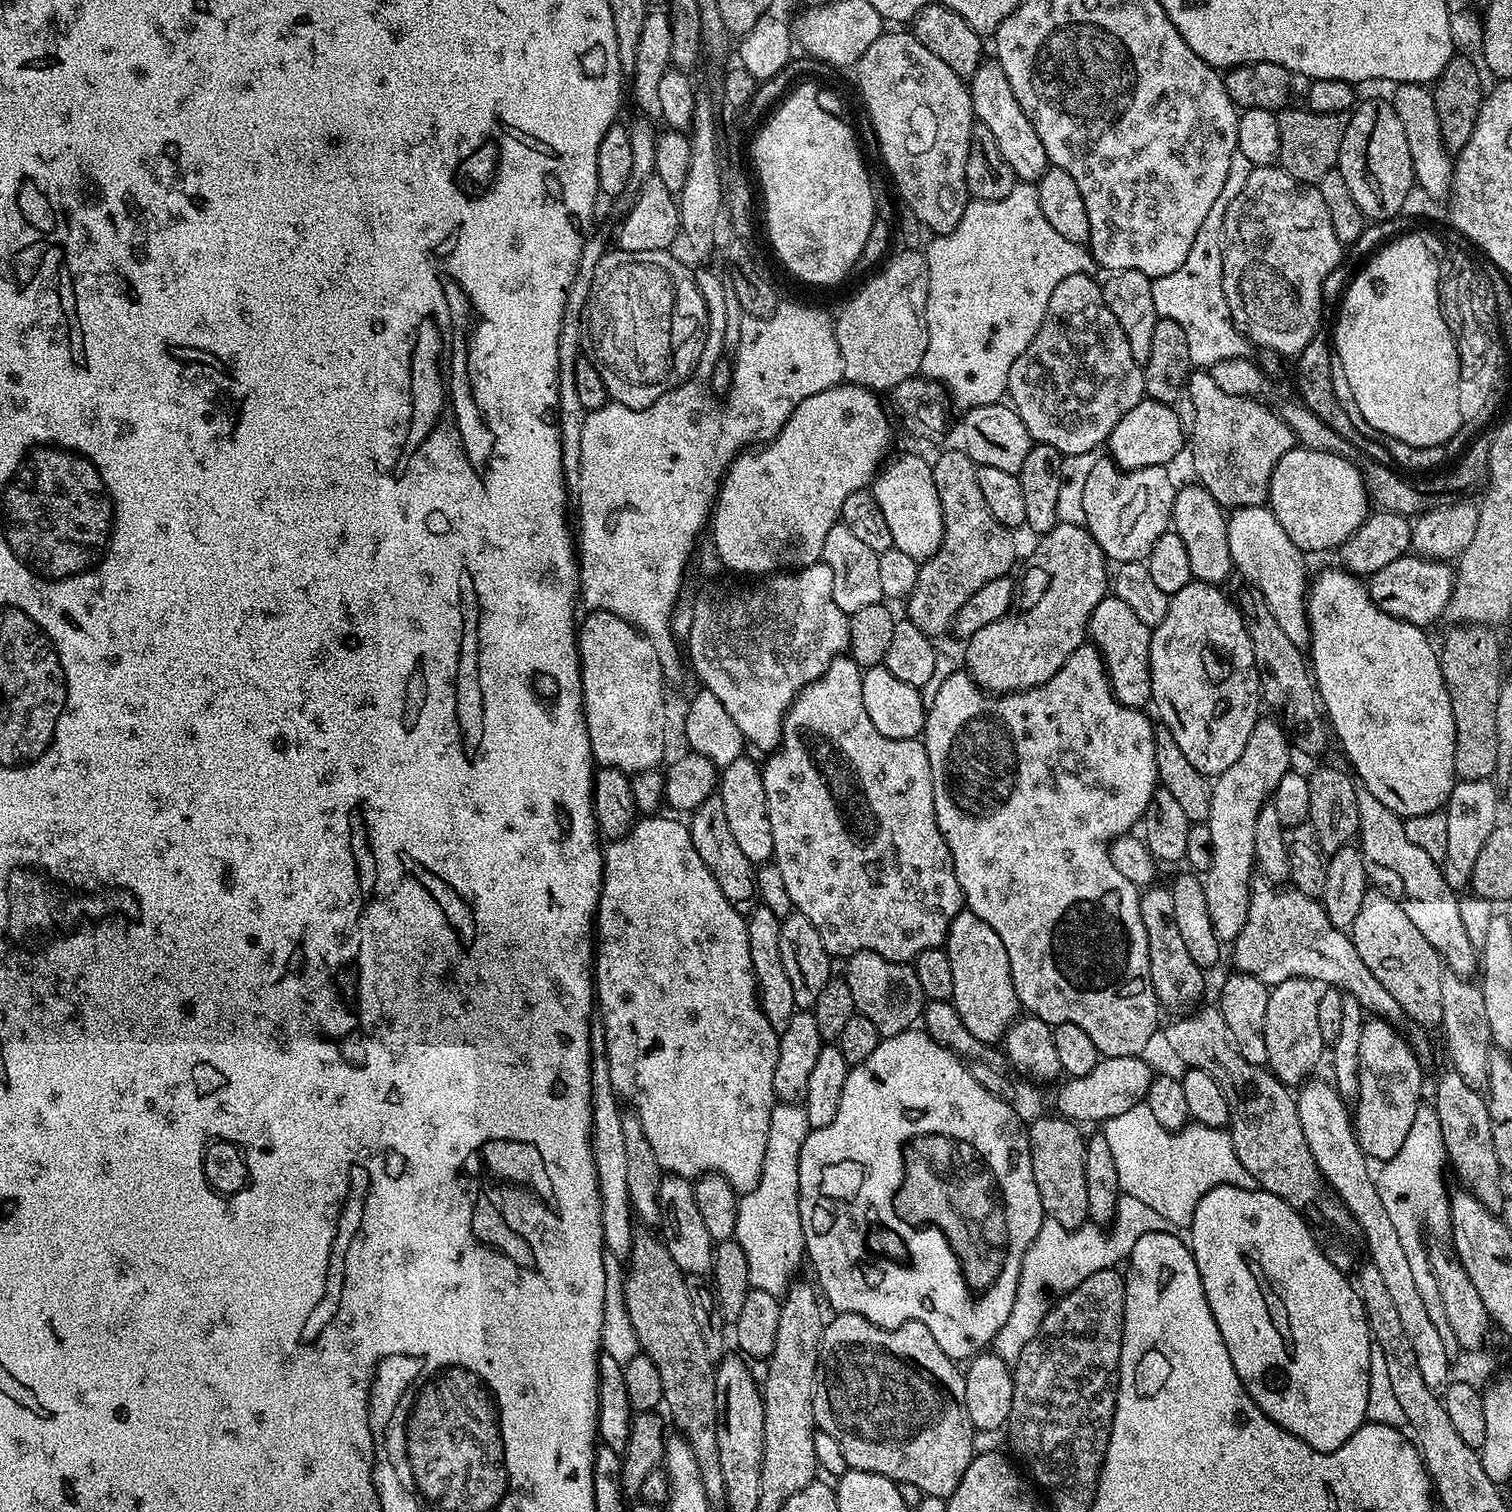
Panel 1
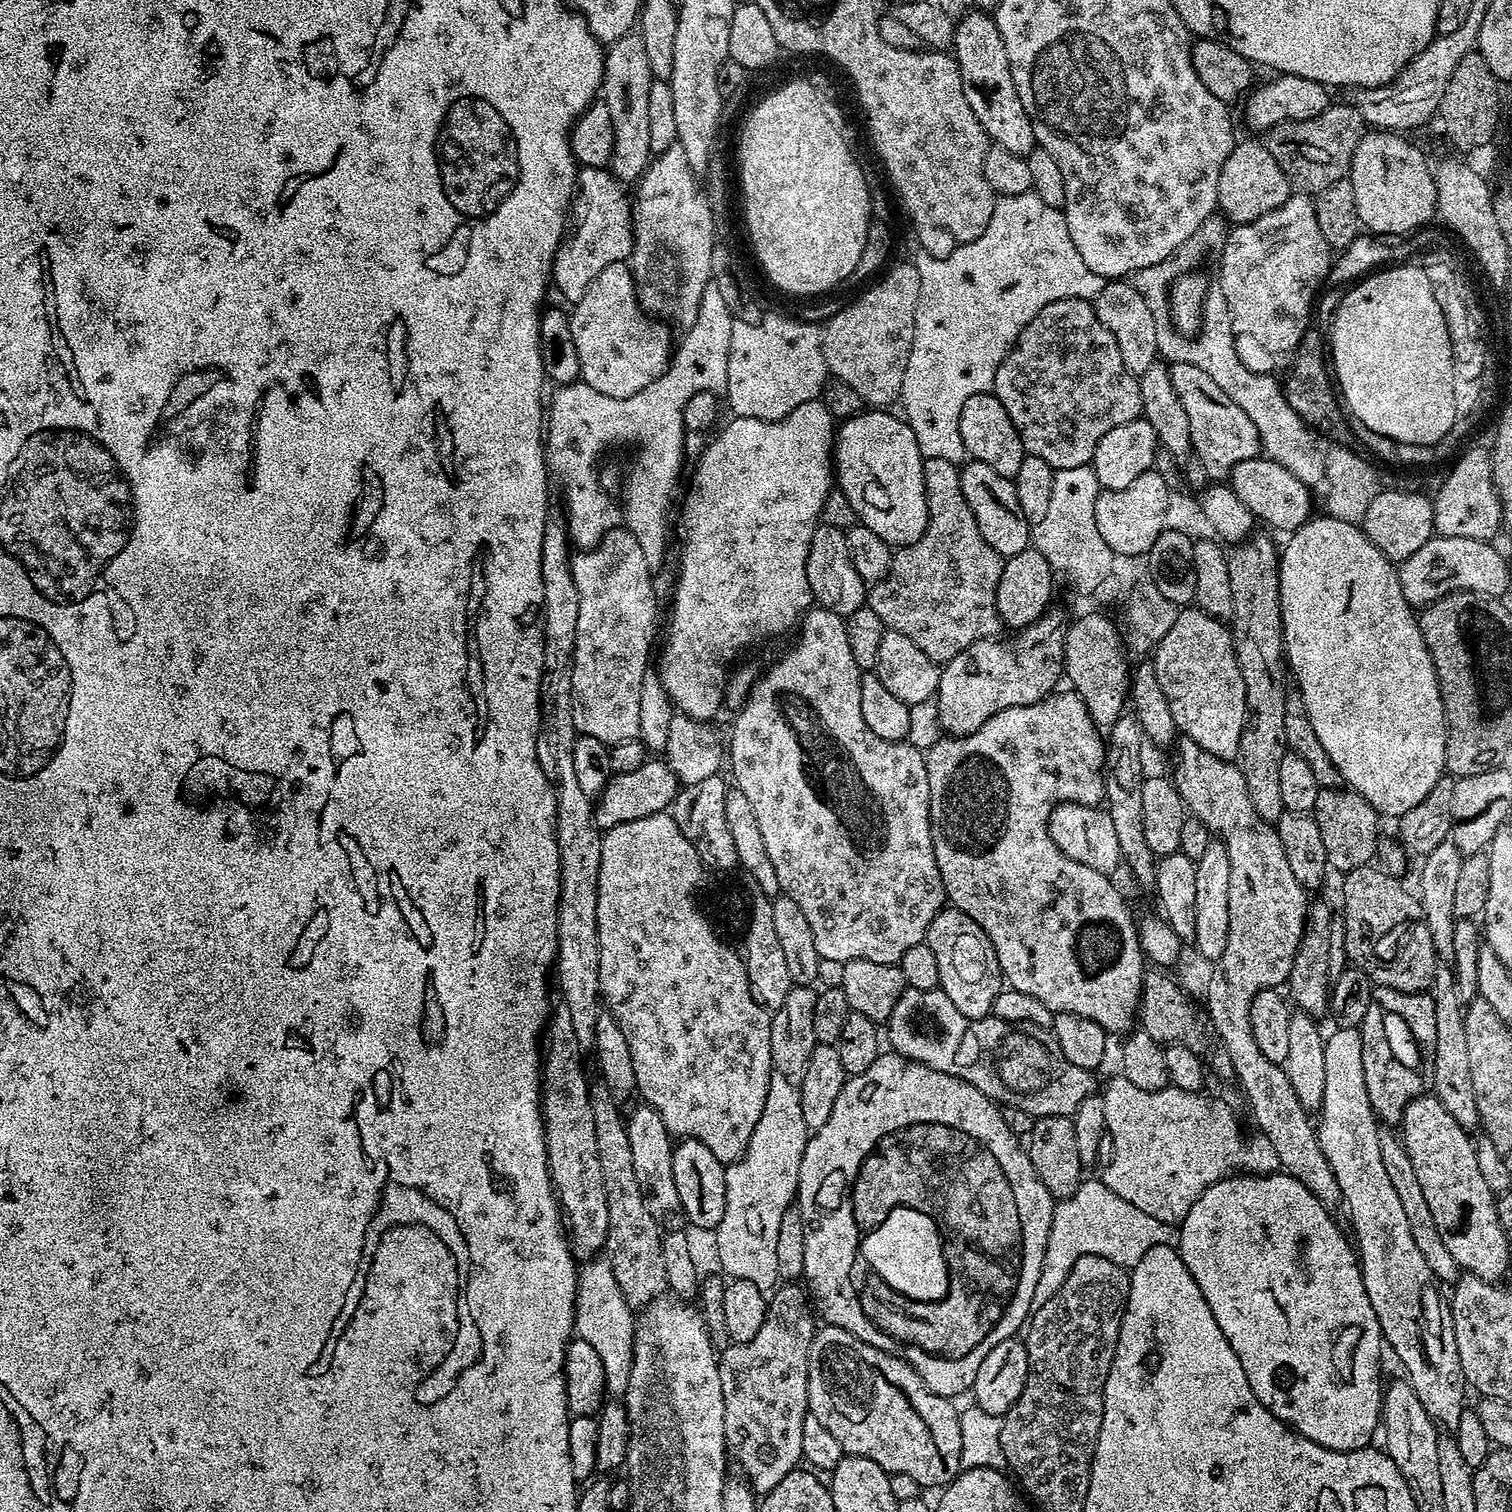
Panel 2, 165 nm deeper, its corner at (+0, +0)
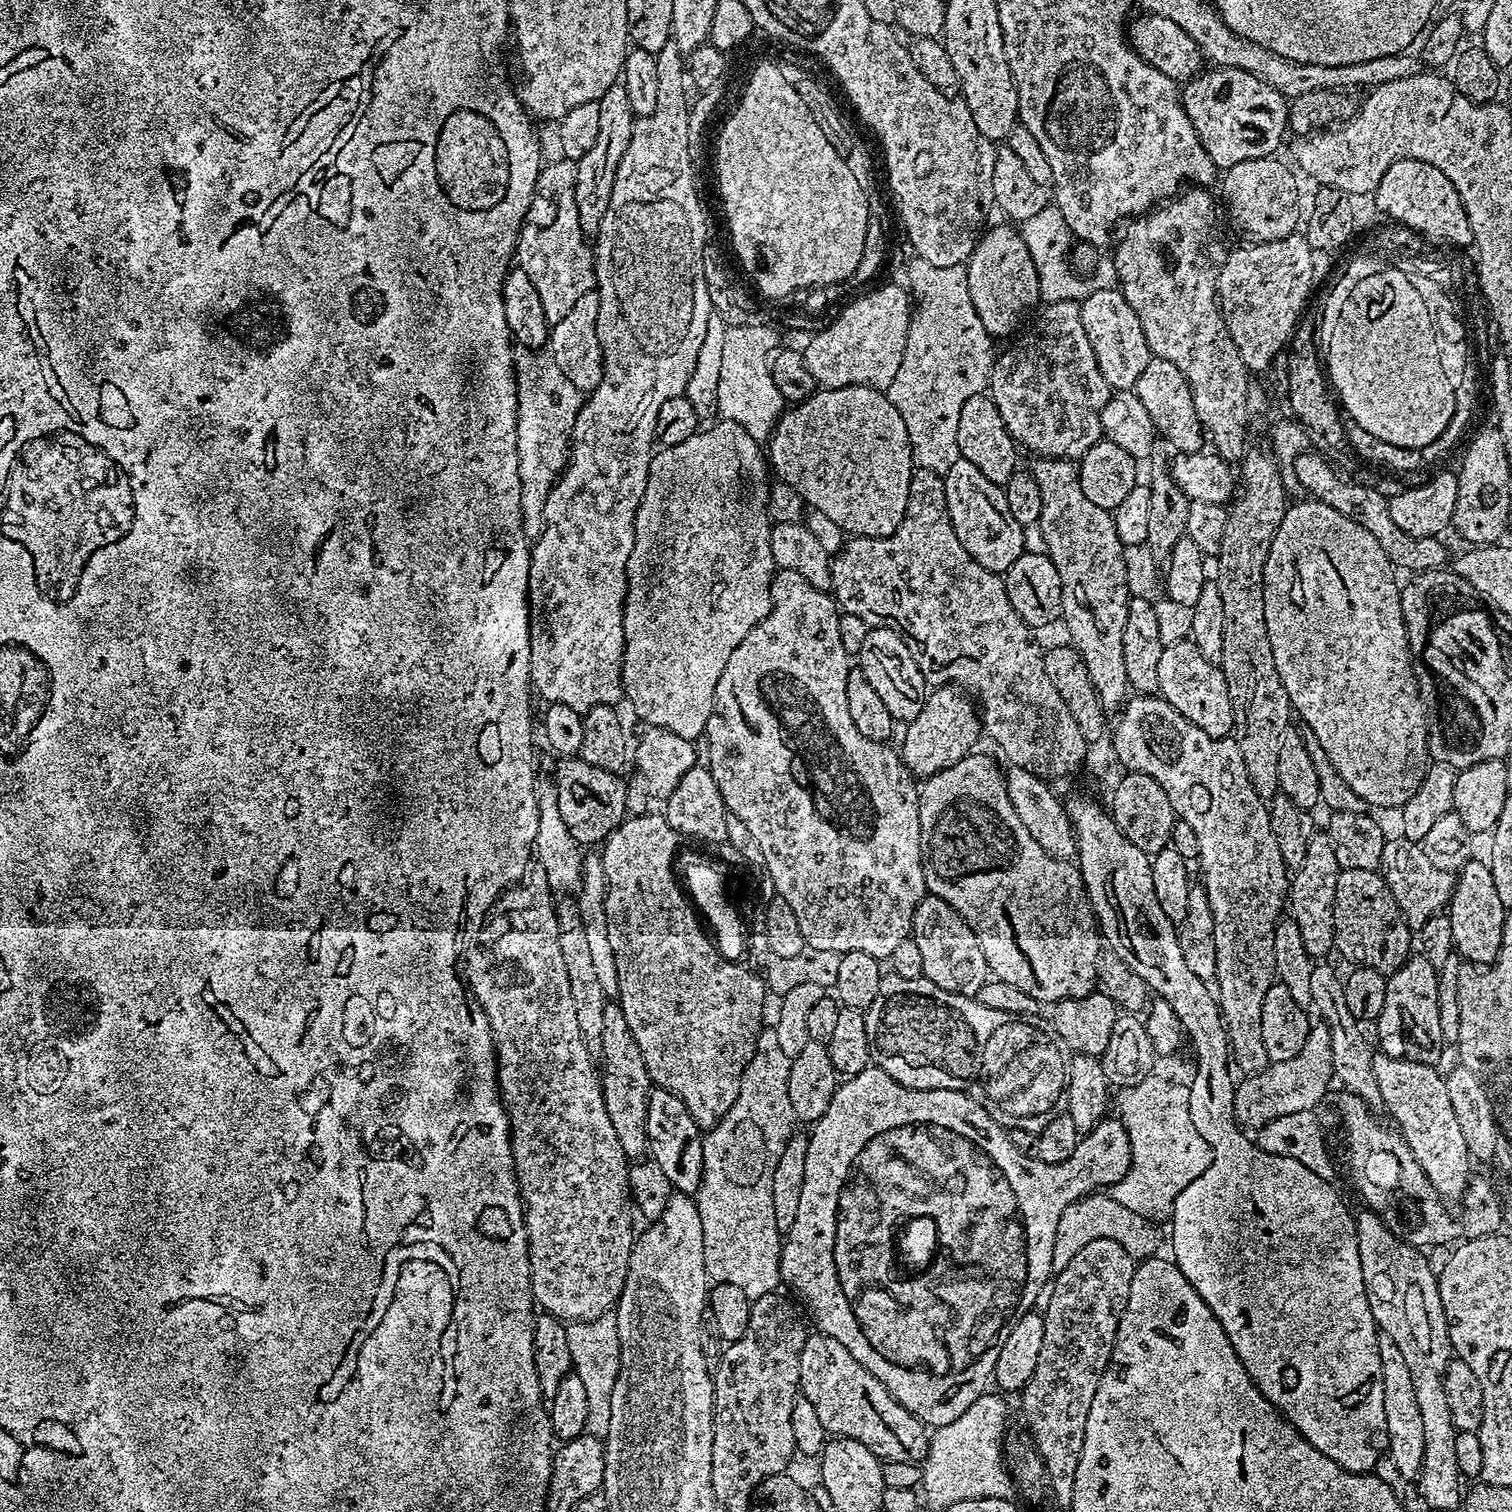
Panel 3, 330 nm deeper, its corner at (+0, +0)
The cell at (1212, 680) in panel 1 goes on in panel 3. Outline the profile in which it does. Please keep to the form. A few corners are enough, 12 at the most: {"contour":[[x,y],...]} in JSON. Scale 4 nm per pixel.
{"contour":[[1191,639],[1165,644],[1158,686],[1211,736],[1235,729],[1224,669]]}

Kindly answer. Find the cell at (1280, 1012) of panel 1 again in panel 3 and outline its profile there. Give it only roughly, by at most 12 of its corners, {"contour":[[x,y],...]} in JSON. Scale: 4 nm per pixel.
{"contour":[[1313,831],[1290,880],[1290,916],[1314,958],[1333,951],[1342,869]]}

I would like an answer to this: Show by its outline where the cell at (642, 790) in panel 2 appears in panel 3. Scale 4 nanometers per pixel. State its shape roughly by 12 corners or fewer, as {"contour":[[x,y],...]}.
{"contour":[[555,762],[558,811],[582,846],[628,816],[625,777]]}

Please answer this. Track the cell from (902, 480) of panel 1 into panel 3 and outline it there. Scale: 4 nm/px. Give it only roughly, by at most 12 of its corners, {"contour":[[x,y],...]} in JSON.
{"contour":[[879,388],[780,417],[775,479],[852,536],[904,521],[914,471]]}

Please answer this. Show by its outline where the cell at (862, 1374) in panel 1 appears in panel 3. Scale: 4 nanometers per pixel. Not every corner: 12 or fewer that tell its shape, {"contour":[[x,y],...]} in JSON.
{"contour":[[809,1335],[800,1390],[829,1437],[923,1465],[929,1429],[842,1342]]}

